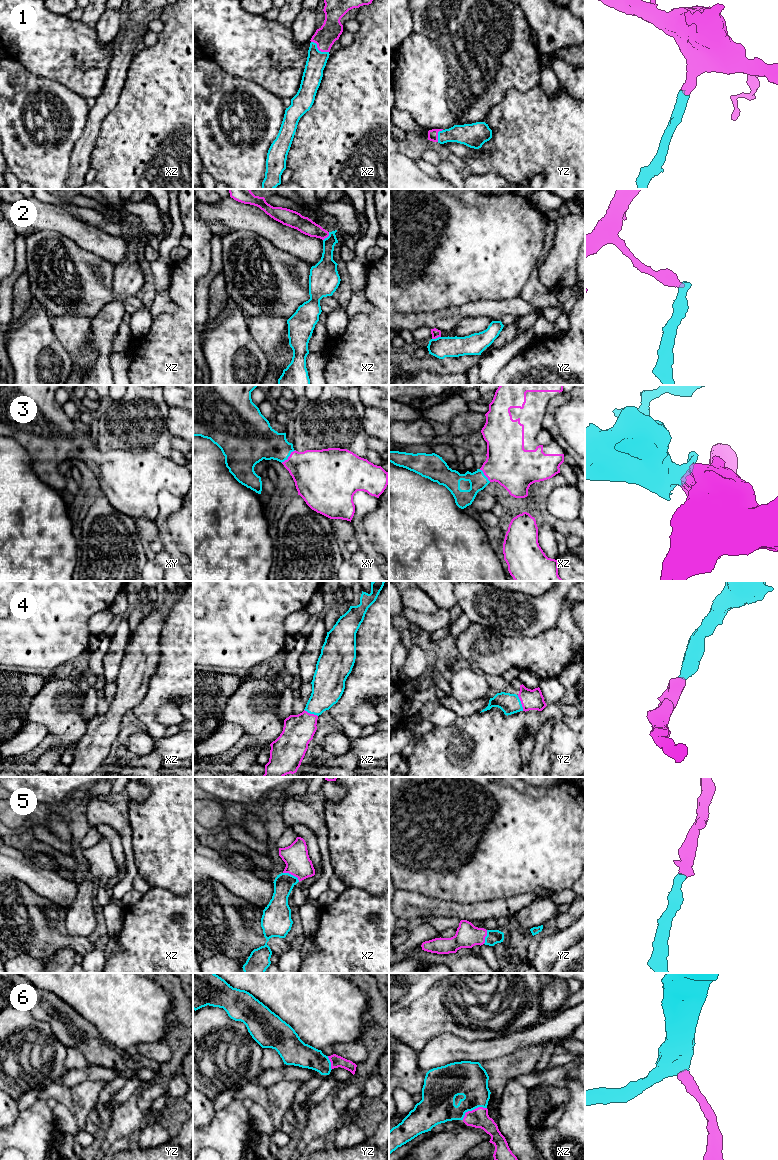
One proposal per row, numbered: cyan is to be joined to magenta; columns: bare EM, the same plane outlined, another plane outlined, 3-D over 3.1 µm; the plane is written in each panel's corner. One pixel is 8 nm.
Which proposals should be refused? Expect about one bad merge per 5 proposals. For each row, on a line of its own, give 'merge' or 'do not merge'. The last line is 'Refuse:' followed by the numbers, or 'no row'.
1: merge
2: do not merge
3: merge
4: merge
5: merge
6: merge
Refuse: 2

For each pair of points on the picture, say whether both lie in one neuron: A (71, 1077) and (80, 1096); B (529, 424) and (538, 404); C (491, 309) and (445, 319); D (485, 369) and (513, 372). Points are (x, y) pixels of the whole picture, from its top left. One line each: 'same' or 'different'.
A: different
B: same
C: same
D: different

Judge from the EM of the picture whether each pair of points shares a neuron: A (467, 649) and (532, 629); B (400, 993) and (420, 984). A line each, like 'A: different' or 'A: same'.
A: different
B: same

